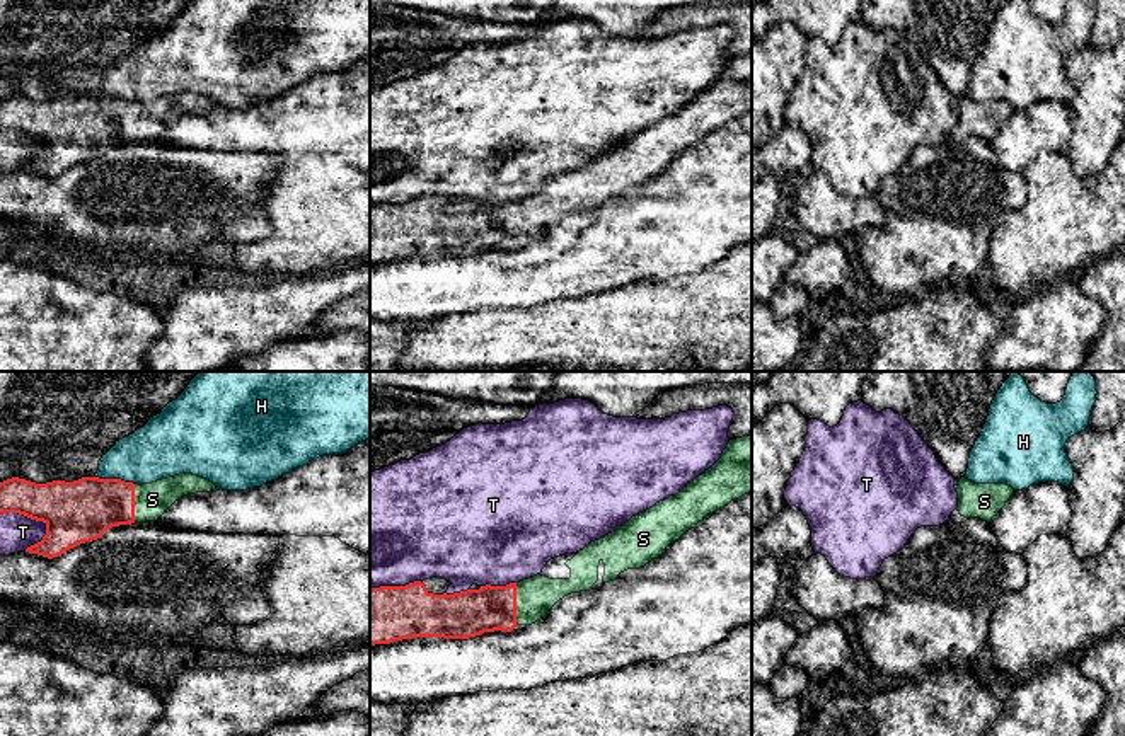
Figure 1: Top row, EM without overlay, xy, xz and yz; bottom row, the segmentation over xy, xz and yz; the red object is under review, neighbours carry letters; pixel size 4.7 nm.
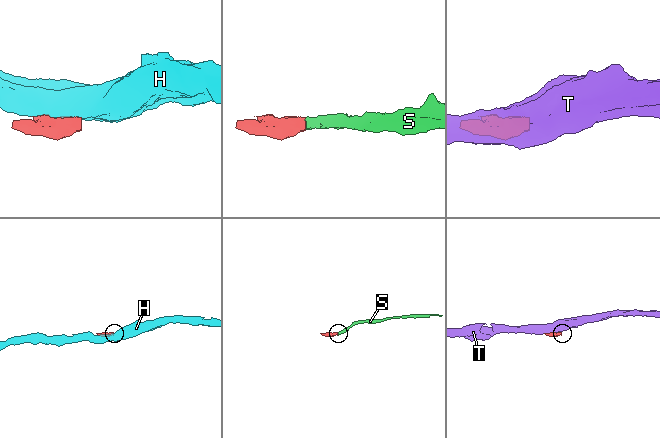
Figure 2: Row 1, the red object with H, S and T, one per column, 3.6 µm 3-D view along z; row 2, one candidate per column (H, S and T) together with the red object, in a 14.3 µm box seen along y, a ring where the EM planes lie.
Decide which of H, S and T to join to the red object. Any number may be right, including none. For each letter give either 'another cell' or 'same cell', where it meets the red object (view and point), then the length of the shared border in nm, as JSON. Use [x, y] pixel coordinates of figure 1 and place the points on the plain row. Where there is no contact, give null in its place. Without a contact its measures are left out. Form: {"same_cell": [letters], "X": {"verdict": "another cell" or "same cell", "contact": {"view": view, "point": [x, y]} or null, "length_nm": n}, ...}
{"same_cell": ["S"], "H": {"verdict": "another cell", "contact": {"view": "xy", "point": [115, 97]}, "length_nm": 200}, "S": {"verdict": "same cell", "contact": {"view": "xz", "point": [515, 222]}, "length_nm": 190}, "T": {"verdict": "another cell", "contact": {"view": "xy", "point": [28, 135]}, "length_nm": 240}}

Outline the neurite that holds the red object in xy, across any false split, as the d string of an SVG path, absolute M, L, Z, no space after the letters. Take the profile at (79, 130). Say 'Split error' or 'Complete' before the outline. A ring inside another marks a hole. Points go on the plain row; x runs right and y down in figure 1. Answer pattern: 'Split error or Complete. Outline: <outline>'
Split error. Outline: M193 92L152 102L99 95L36 102L12 95L0 101L0 133L19 131L43 140L46 153L26 170L53 177L101 157L112 145L157 140L177 118L215 107L213 101Z

